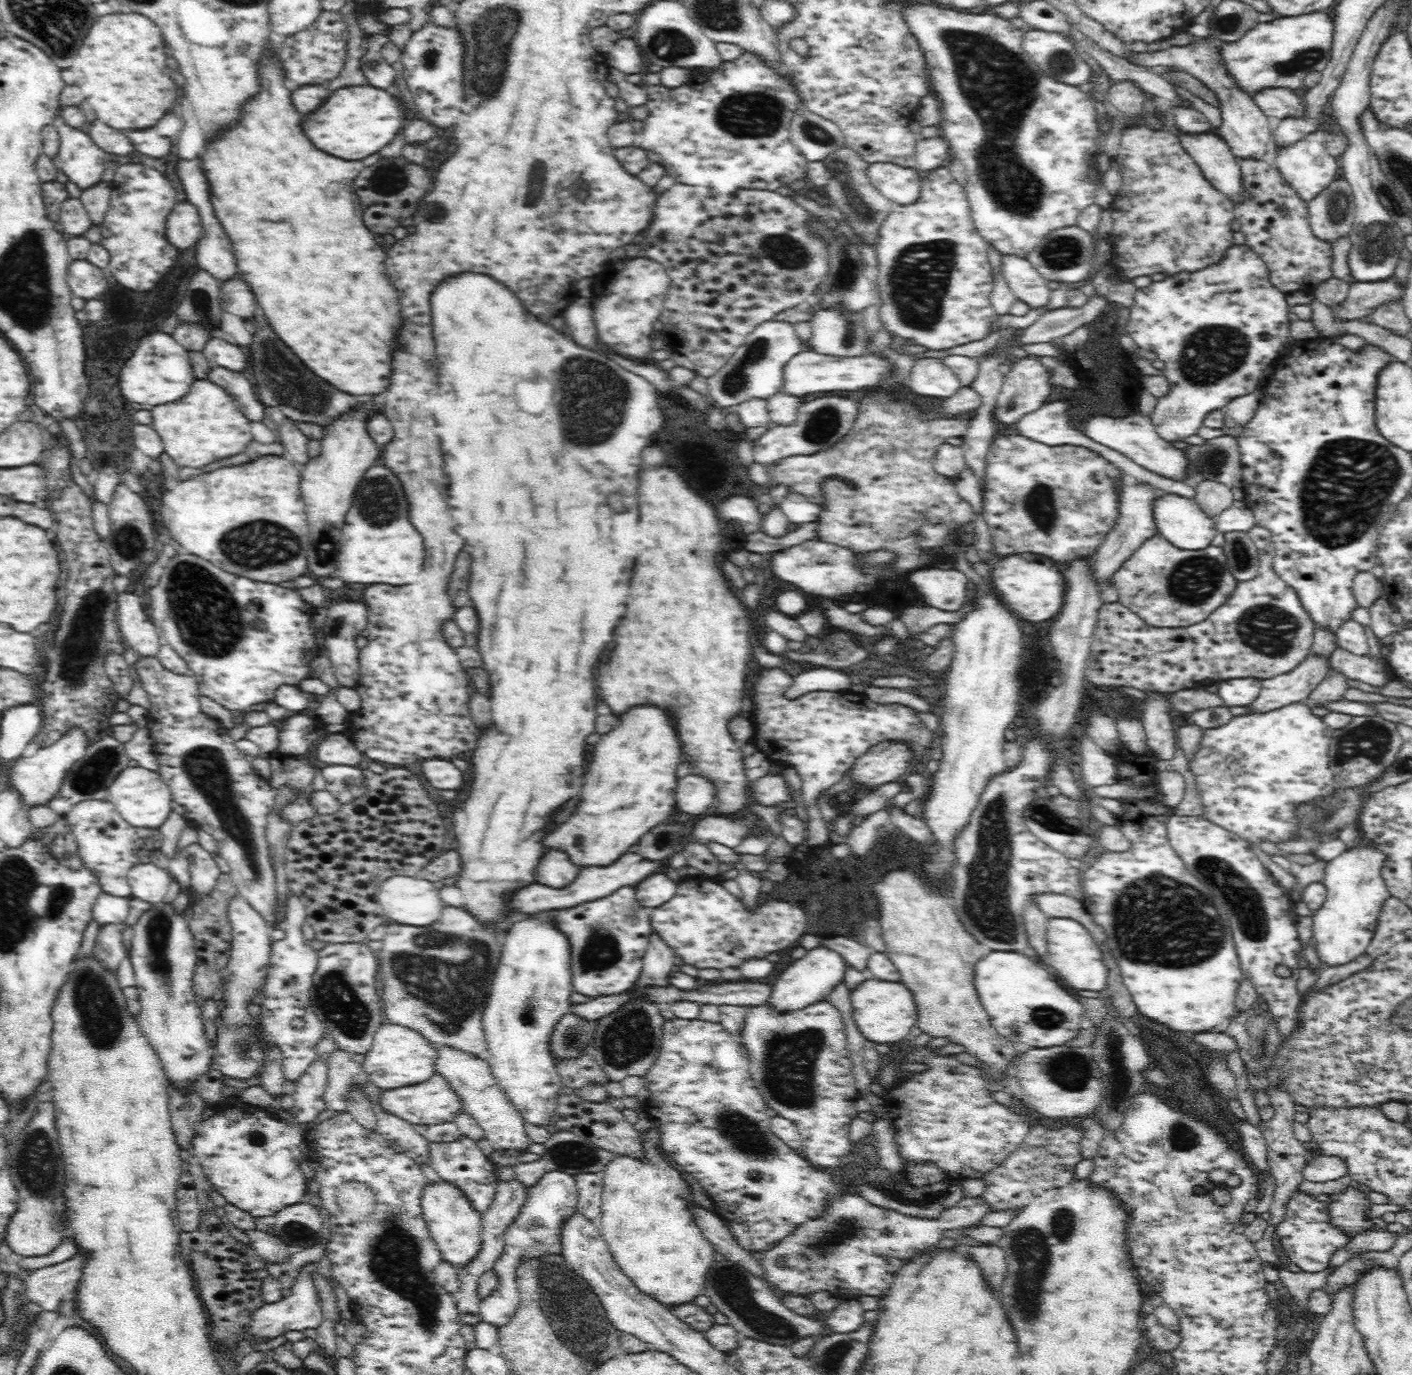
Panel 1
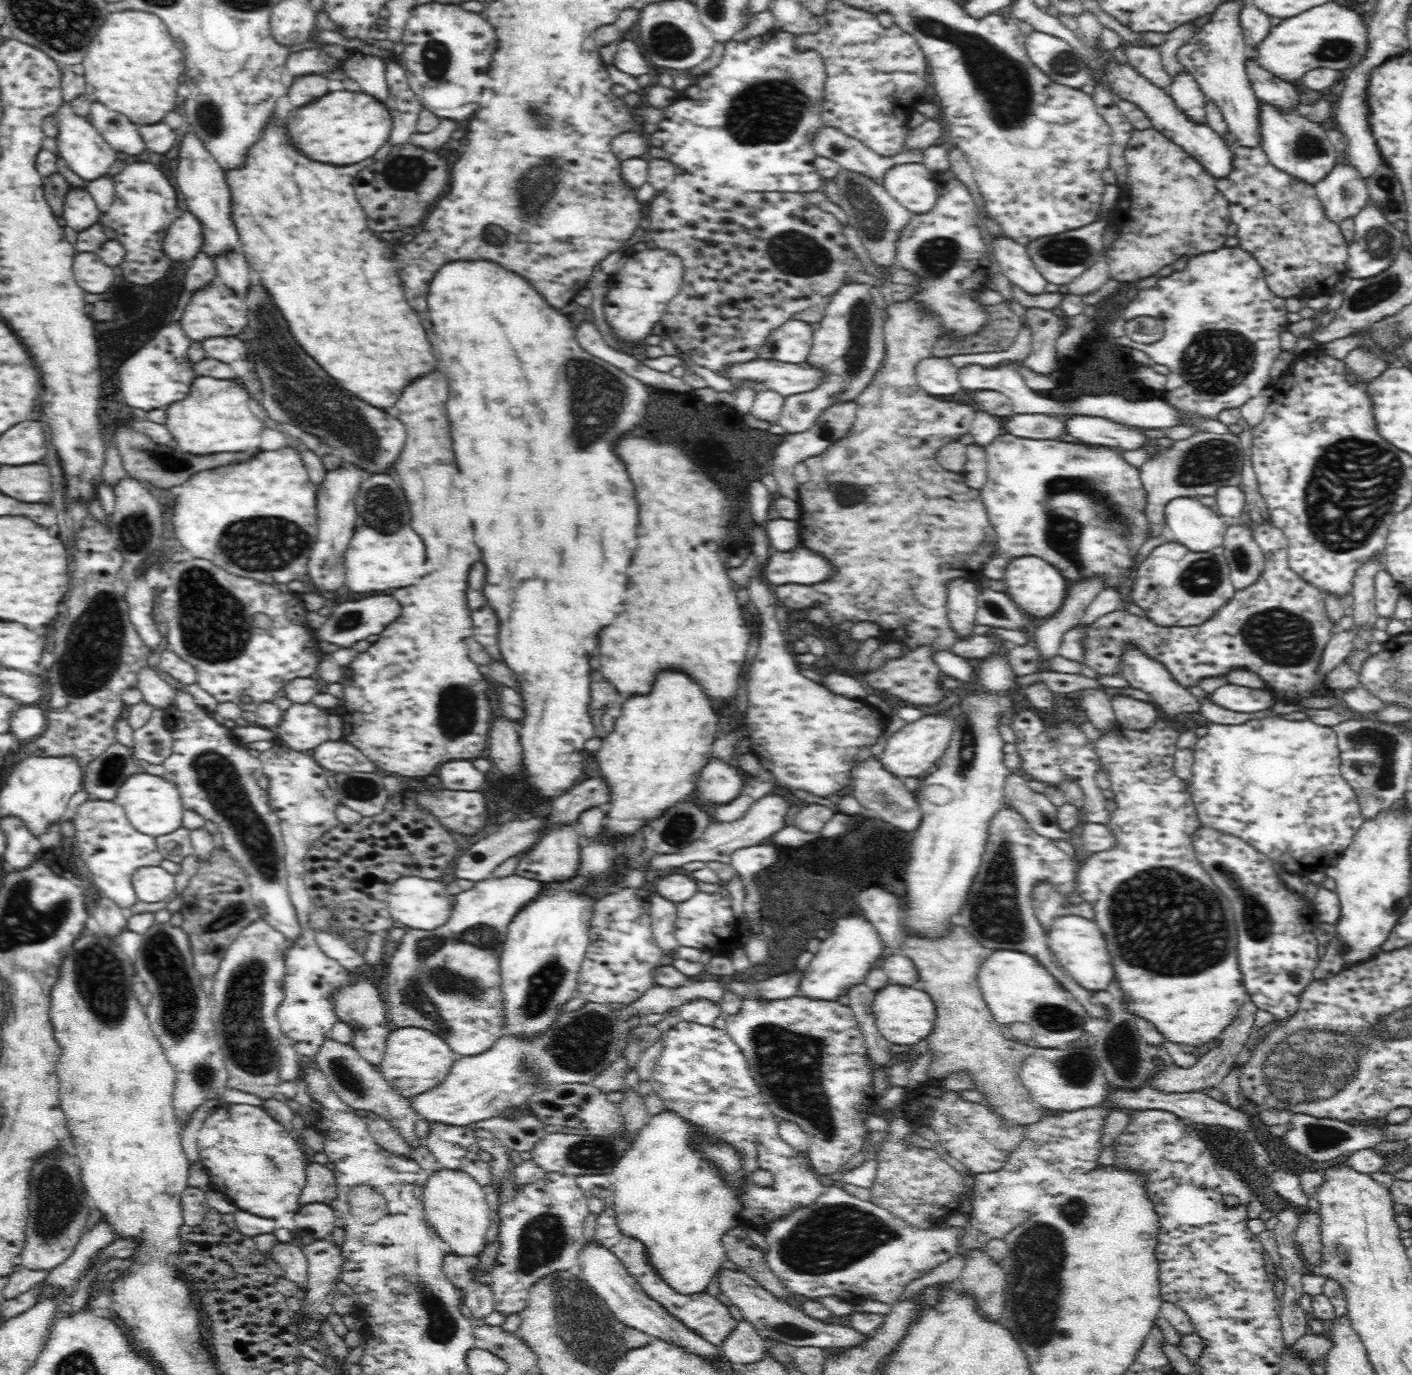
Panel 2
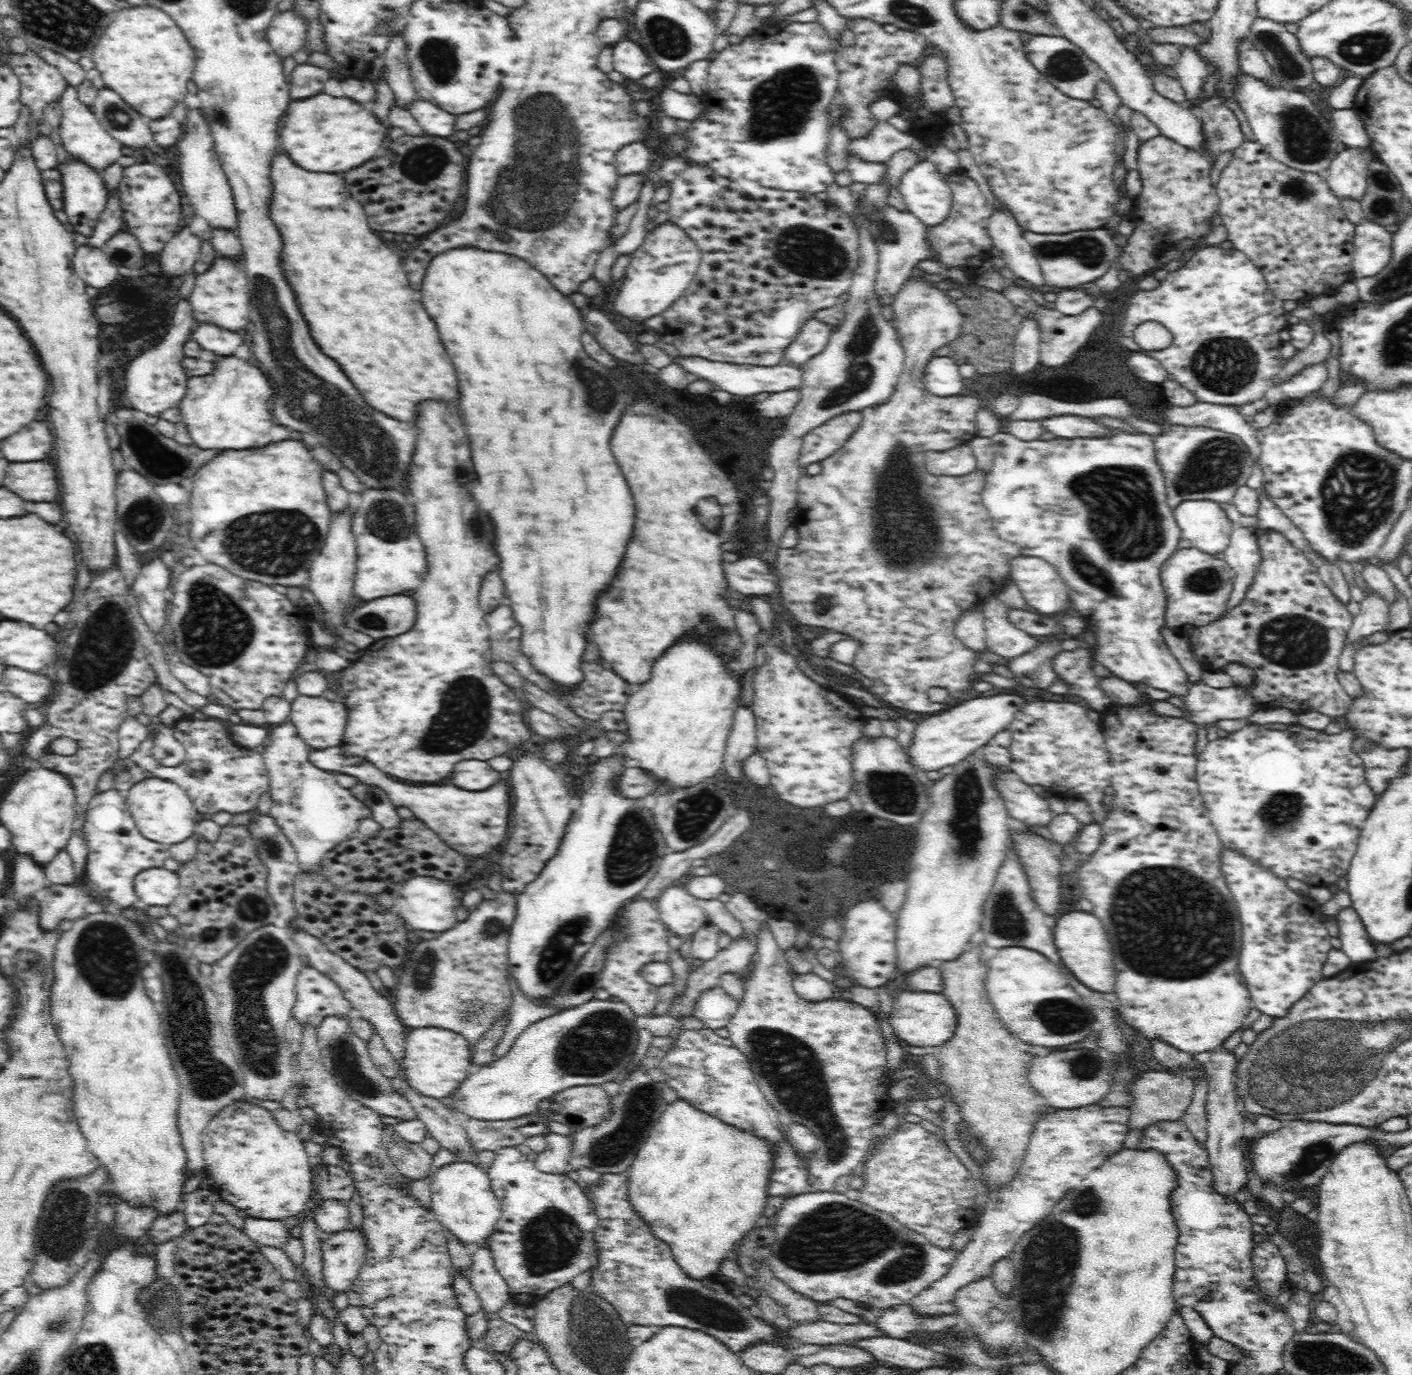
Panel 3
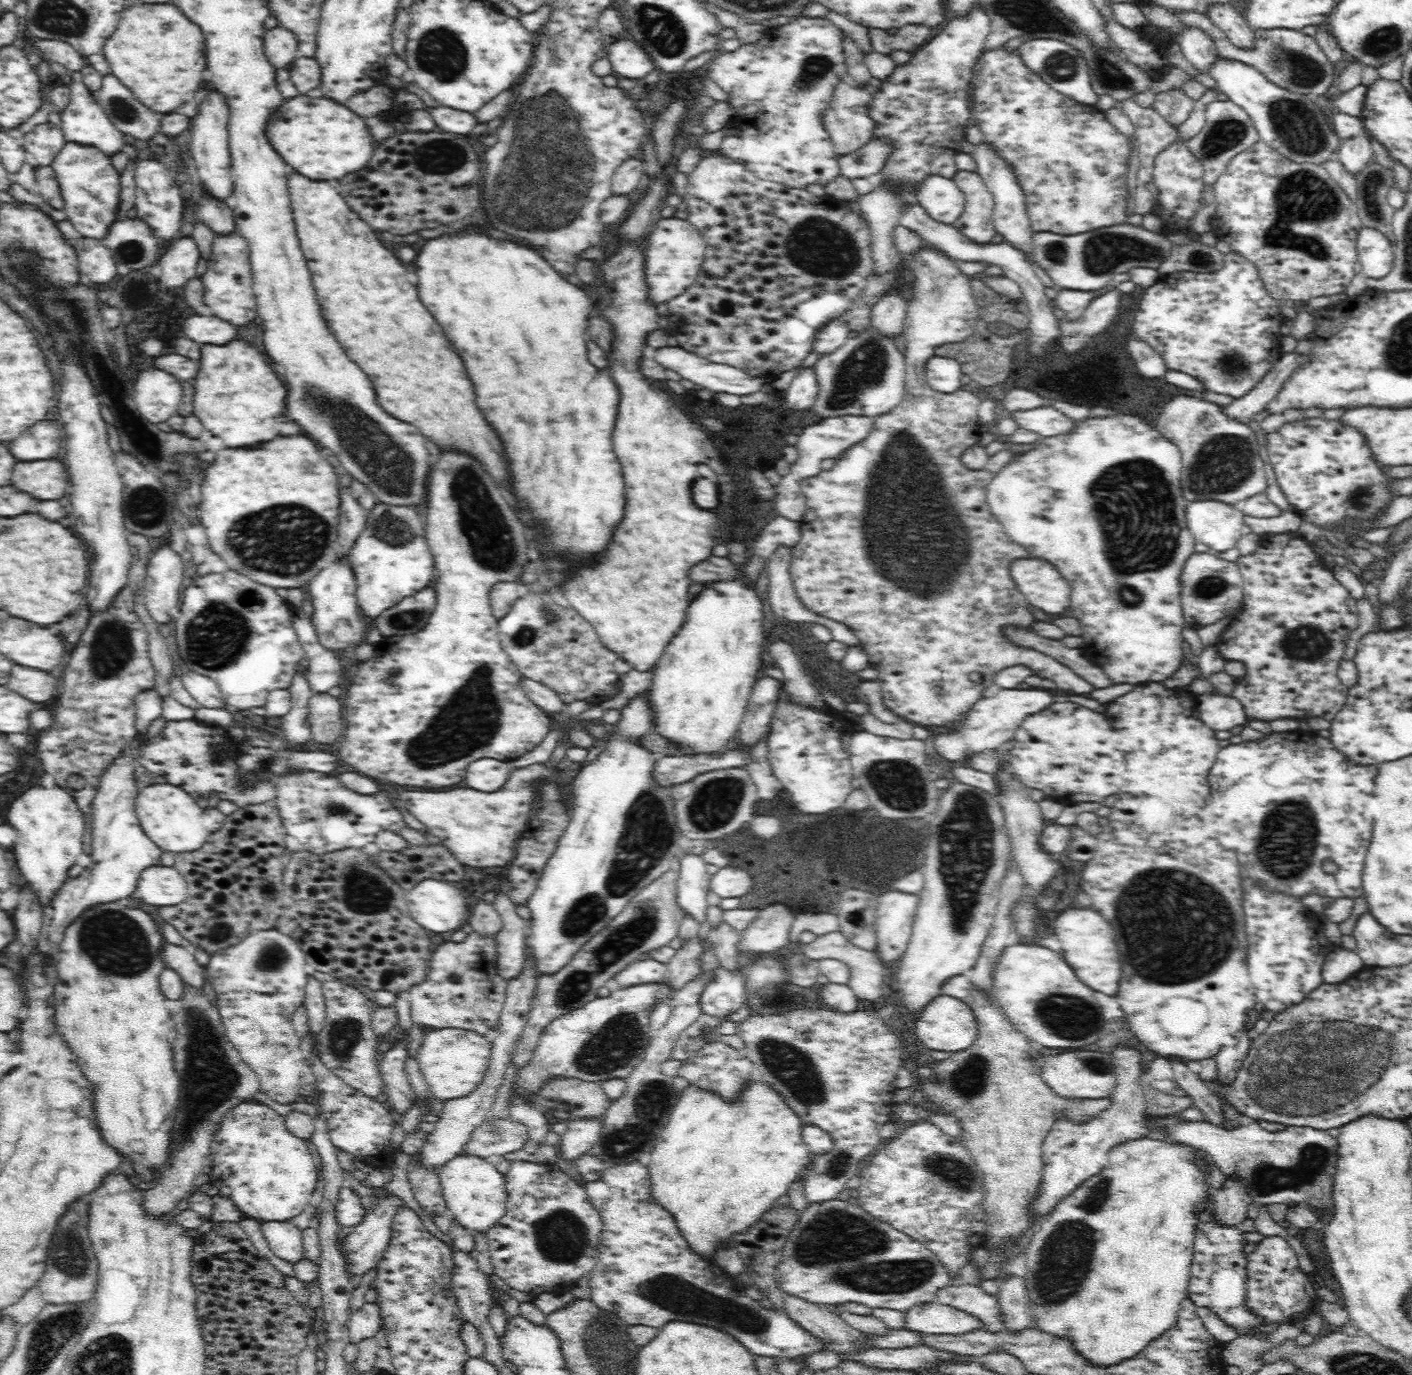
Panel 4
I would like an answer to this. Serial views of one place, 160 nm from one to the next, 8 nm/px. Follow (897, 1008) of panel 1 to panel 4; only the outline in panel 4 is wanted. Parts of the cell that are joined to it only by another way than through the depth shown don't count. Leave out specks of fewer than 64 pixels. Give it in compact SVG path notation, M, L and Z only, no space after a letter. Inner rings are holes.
M944 995L936 997L932 1004L916 1020L916 1036L932 1050L958 1052L968 1048L978 1038L978 1020L968 1002Z

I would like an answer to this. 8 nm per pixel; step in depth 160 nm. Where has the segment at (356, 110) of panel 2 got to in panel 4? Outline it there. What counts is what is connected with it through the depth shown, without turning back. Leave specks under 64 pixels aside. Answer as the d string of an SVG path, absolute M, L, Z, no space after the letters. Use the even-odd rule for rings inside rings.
M296 96L286 100L282 112L278 112L274 124L270 124L270 140L274 140L274 148L282 152L286 164L310 180L334 180L356 172L368 164L374 152L374 142L364 120L328 98Z

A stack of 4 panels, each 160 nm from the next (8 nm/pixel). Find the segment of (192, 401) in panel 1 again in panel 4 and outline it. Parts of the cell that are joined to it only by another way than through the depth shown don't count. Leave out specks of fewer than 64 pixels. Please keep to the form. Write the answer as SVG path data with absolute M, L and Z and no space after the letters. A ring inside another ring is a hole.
M232 340L224 346L202 346L198 372L194 378L194 414L202 420L204 428L222 438L226 446L244 448L280 434L280 426L286 422L286 416L282 416L282 396L286 396L286 388L282 388L282 382L258 348L242 340Z

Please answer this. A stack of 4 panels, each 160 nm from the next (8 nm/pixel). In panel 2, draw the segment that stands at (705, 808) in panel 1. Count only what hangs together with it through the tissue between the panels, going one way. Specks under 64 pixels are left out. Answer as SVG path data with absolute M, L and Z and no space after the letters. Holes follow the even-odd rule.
M712 758L699 771L699 779L694 795L702 804L720 802L726 804L738 798L746 781L742 770L720 758Z

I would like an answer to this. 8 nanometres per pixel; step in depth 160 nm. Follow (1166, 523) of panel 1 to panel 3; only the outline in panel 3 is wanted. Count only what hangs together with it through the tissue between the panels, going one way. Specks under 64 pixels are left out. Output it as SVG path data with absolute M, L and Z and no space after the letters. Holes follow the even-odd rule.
M1184 500L1174 508L1174 517L1182 529L1182 539L1192 542L1198 551L1216 555L1230 544L1232 521L1213 500Z

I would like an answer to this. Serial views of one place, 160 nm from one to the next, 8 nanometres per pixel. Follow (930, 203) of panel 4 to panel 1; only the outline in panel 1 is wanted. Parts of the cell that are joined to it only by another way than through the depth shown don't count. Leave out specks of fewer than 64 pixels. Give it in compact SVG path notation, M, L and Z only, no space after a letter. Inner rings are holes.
M870 163L867 180L886 199L898 205L909 205L921 195L921 180L918 169L898 167L892 163Z

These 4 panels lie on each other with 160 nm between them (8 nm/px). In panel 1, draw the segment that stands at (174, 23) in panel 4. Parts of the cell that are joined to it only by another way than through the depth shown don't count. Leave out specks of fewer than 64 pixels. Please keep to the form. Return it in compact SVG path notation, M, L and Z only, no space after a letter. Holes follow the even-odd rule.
M108 14L98 18L96 24L90 28L76 54L72 72L76 76L76 84L86 92L86 100L96 118L116 130L138 130L154 126L178 98L176 84L166 74L166 58L166 44L162 36L158 36L158 28L154 28L154 22L146 20L146 16L140 14Z

